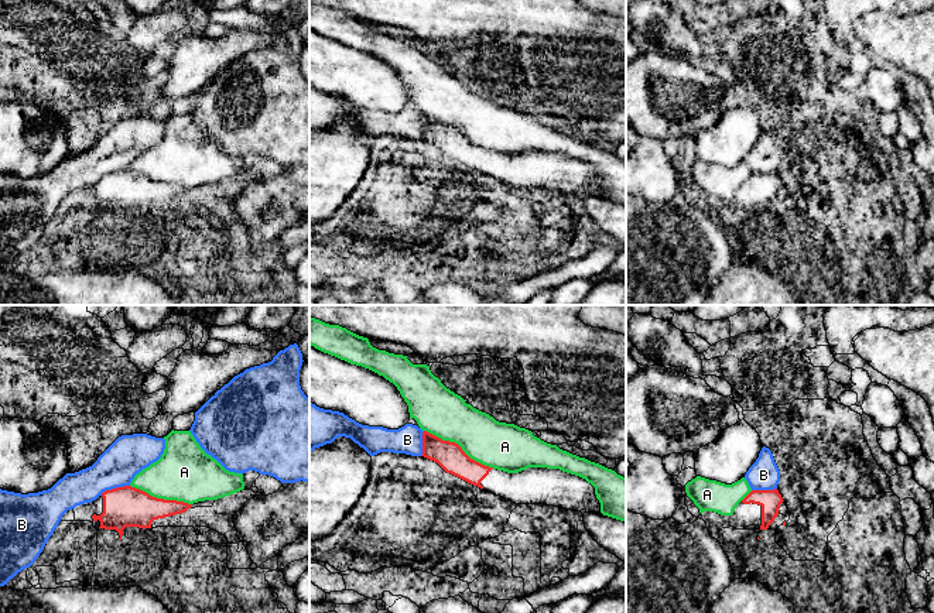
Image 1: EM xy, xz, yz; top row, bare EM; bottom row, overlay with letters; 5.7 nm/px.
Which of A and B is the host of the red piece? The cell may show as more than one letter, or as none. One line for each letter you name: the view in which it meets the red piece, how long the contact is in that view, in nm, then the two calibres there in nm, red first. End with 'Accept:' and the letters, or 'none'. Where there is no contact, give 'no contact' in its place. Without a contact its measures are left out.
Accept: none

